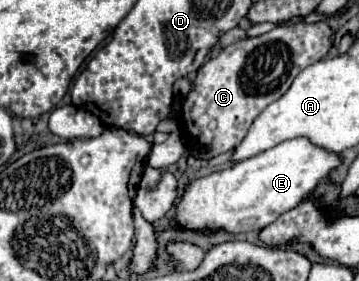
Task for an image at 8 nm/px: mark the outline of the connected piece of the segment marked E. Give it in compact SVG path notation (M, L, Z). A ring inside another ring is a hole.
M307 137L283 141L229 169L191 181L177 205L175 221L185 229L223 229L229 233L261 231L279 215L303 203L307 195L313 193L315 187L341 163L343 157L339 153L317 147Z

